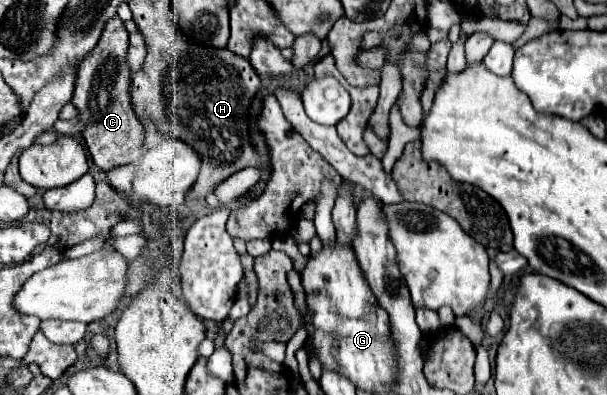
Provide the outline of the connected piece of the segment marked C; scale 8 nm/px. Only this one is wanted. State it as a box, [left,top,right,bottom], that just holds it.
[72,16,144,172]

